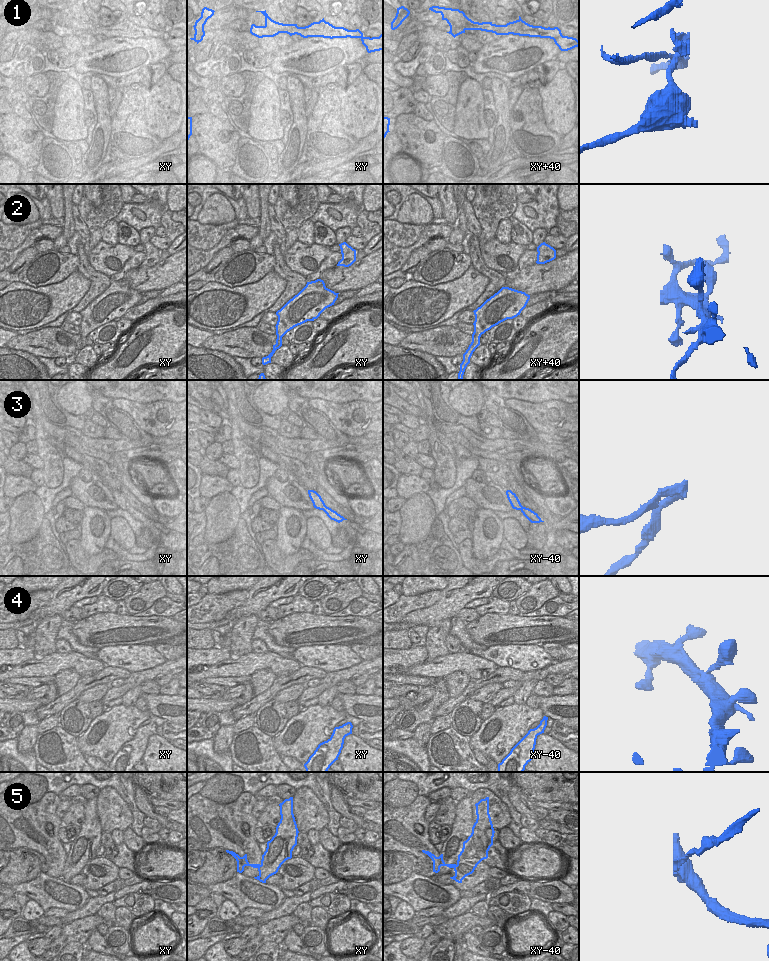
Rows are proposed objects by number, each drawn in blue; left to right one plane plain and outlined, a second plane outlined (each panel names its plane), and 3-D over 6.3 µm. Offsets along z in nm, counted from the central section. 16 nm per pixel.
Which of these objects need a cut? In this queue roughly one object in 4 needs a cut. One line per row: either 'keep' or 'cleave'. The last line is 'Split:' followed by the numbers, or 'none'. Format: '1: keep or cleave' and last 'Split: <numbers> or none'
1: cleave
2: keep
3: cleave
4: keep
5: cleave
Split: 1, 3, 5

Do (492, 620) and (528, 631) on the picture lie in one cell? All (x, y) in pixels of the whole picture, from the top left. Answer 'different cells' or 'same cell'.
same cell

